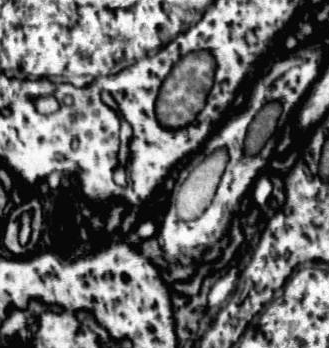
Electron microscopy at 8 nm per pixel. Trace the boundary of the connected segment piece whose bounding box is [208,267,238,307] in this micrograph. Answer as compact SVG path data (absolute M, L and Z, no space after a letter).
M233 267L215 283L208 294L208 307L217 307L220 302L228 298L234 288L237 276L238 269Z

